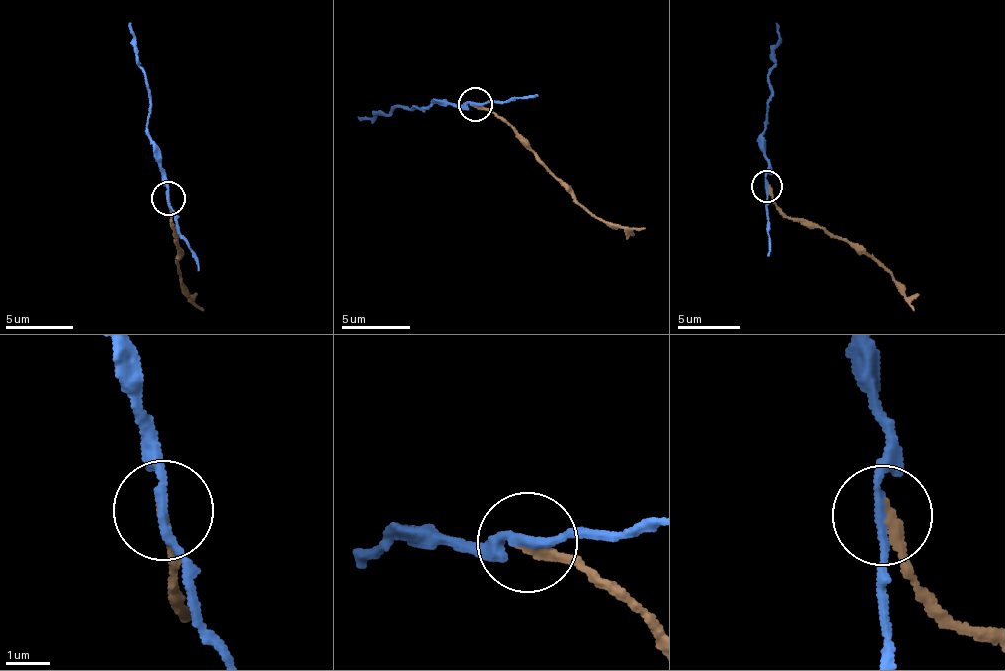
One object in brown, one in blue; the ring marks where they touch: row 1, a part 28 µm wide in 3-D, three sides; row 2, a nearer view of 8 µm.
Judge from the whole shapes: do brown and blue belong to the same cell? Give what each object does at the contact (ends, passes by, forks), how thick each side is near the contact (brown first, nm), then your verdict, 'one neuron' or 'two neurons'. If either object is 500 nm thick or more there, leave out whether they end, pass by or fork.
brown ends; blue passes by; calibres 200 and 180 nm; two neurons

